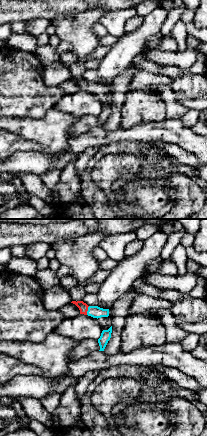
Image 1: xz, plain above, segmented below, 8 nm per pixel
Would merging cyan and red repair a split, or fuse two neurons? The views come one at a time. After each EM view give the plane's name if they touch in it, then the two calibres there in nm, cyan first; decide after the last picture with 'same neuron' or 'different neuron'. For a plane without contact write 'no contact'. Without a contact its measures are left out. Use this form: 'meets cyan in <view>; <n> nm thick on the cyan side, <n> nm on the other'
meets cyan in xz; 100 nm thick on the cyan side, 80 nm on the other

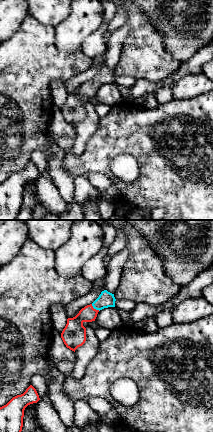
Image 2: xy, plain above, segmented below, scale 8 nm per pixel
meets cyan in xy; 130 nm thick on the cyan side, 170 nm on the other

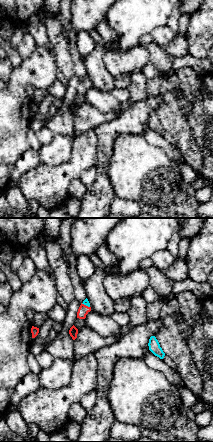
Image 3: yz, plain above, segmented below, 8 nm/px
meets cyan in yz; 50 nm thick on the cyan side, 90 nm on the other

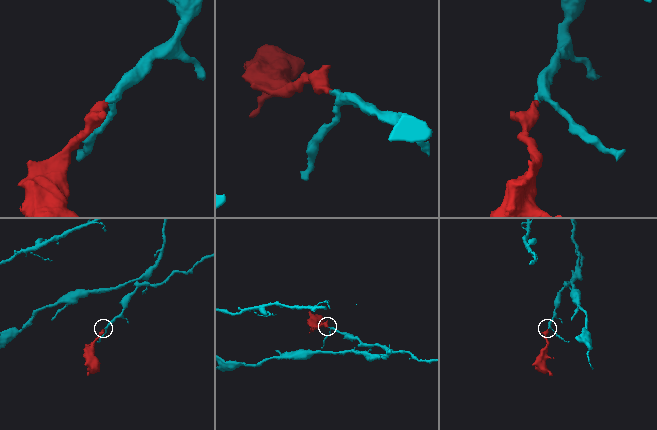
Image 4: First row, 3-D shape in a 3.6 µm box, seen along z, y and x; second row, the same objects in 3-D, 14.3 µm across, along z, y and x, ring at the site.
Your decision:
same neuron

